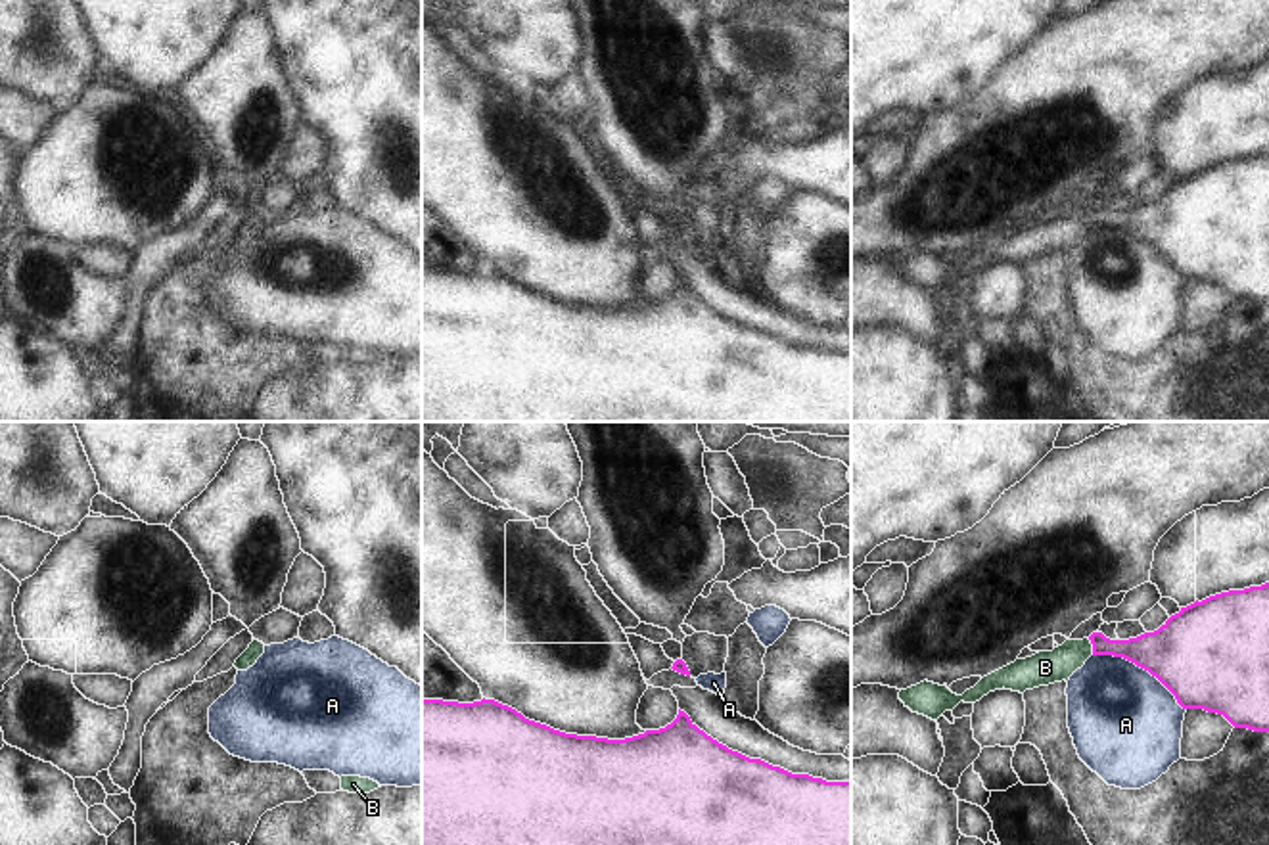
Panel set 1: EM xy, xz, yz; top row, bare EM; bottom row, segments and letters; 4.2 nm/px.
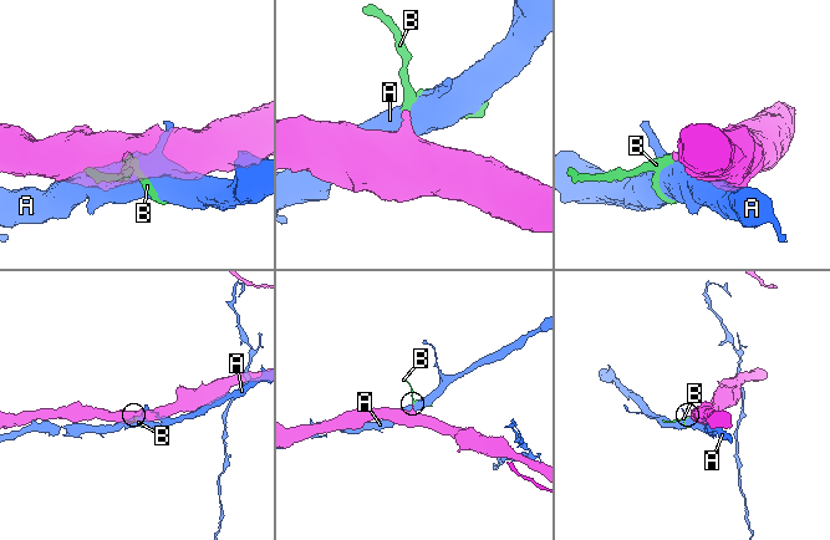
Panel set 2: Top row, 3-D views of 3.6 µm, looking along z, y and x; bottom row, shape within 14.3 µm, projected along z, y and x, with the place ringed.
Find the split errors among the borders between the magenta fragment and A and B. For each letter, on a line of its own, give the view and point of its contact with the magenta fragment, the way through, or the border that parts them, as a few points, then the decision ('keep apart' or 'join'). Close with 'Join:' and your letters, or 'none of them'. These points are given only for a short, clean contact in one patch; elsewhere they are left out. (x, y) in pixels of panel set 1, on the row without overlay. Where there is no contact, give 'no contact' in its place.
A: yz (1141, 238) | keep apart
B: yz (1093, 217) | across yz (1153, 223), (1093, 217), (1045, 238) | join
Join: B

